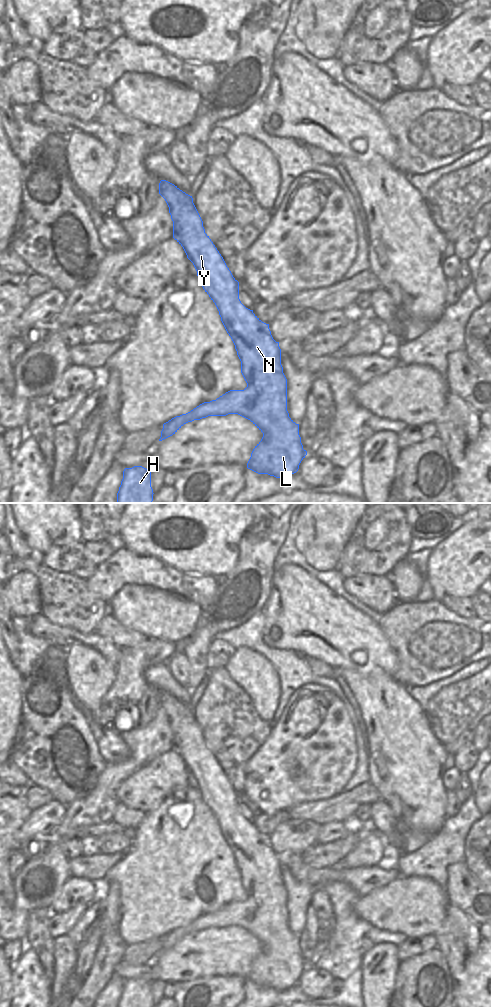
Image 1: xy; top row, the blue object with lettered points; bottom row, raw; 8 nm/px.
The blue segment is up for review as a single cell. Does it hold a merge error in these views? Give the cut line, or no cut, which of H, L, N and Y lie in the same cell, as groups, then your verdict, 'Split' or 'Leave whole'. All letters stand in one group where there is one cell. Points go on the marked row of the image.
No split. Groups: H L N Y. Leave whole

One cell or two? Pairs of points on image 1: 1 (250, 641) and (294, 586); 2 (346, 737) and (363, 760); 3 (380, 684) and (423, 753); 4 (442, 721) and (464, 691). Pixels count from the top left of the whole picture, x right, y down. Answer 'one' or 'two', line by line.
1: two
2: two
3: one
4: one

